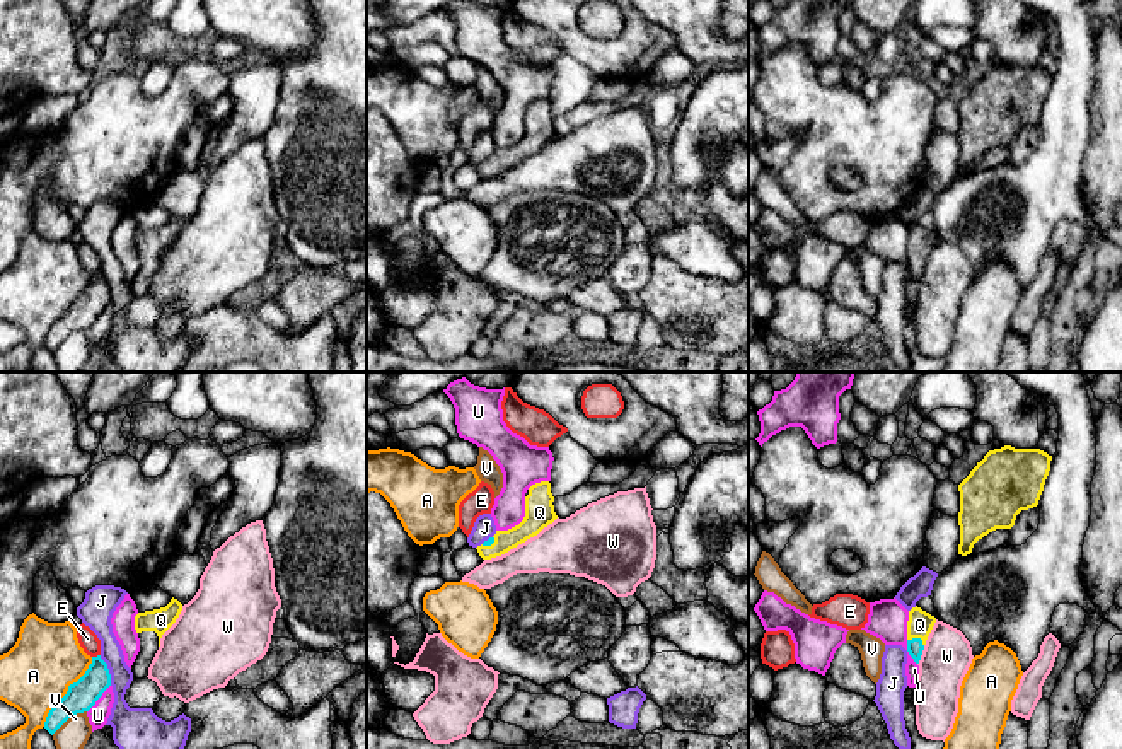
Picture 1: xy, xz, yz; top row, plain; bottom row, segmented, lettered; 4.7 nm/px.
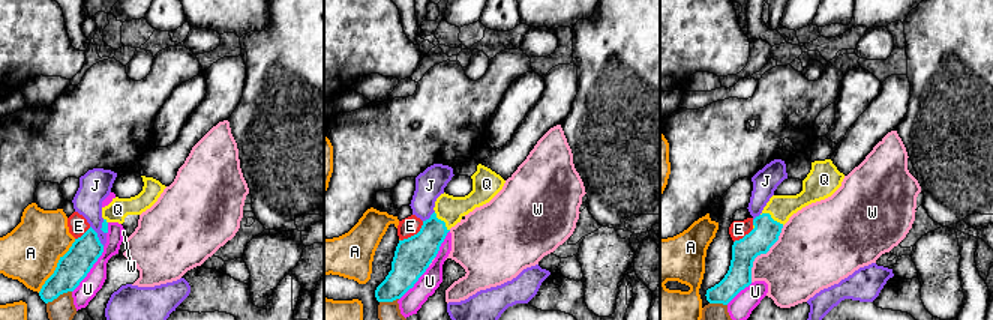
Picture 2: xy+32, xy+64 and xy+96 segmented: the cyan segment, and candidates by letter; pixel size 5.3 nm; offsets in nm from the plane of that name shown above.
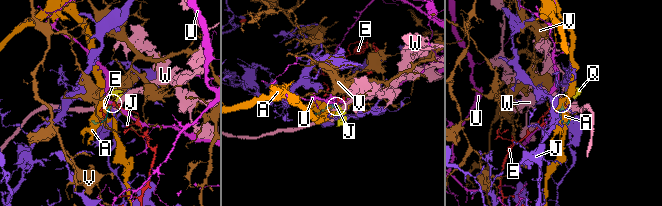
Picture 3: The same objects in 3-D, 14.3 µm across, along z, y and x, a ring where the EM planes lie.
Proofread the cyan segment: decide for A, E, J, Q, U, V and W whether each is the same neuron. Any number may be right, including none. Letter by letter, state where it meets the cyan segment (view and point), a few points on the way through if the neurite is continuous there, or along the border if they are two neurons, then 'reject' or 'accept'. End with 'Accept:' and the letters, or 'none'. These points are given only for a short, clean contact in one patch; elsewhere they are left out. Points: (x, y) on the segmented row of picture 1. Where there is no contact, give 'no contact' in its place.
A: meets cyan in xy at (67, 691); reject
E: meets cyan in xy at (98, 656); border along xy (99, 654), (92, 657); reject
J: meets cyan in xy at (108, 671); border along xy (99, 656), (106, 664), (111, 685); reject
Q: meets cyan in yz at (918, 638); runs through yz (914, 647), (918, 638), (919, 625); accept
U: meets cyan in xy at (99, 696); reject
V: meets cyan in xy at (69, 717); reject
W: meets cyan in yz at (919, 656); reject
Accept: Q

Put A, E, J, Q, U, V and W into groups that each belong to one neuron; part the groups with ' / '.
A / E / J / Q / U / V / W

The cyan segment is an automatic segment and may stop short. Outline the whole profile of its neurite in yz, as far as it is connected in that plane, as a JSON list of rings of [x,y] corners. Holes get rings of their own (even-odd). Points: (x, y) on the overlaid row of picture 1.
[[[912,607],[909,611],[907,621],[907,652],[919,664],[926,640],[936,623],[936,618],[921,607]]]

